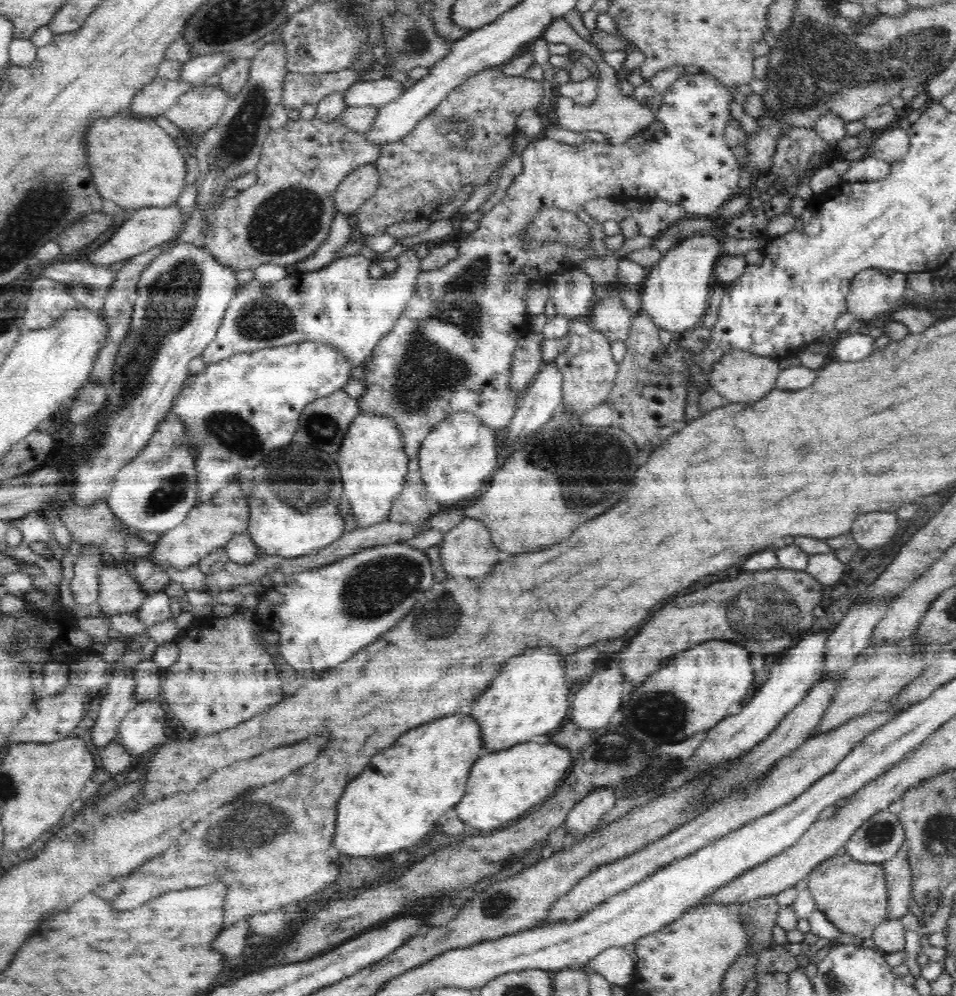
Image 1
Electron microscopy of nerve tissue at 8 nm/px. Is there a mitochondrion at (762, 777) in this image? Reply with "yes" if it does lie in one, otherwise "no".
no

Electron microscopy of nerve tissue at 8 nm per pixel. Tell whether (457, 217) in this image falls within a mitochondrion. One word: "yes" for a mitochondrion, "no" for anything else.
no

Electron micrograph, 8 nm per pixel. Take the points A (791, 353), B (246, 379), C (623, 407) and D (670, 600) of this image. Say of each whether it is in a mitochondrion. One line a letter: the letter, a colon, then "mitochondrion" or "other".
A: other
B: other
C: other
D: other

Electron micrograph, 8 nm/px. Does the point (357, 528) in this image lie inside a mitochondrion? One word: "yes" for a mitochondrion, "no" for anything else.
no

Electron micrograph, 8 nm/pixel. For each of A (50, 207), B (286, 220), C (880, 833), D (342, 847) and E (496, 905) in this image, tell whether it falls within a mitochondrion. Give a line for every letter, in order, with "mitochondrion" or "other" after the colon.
A: mitochondrion
B: mitochondrion
C: mitochondrion
D: other
E: mitochondrion

